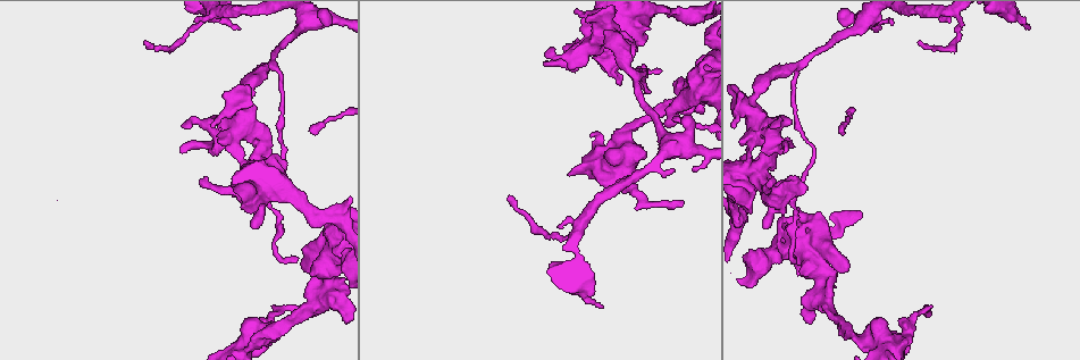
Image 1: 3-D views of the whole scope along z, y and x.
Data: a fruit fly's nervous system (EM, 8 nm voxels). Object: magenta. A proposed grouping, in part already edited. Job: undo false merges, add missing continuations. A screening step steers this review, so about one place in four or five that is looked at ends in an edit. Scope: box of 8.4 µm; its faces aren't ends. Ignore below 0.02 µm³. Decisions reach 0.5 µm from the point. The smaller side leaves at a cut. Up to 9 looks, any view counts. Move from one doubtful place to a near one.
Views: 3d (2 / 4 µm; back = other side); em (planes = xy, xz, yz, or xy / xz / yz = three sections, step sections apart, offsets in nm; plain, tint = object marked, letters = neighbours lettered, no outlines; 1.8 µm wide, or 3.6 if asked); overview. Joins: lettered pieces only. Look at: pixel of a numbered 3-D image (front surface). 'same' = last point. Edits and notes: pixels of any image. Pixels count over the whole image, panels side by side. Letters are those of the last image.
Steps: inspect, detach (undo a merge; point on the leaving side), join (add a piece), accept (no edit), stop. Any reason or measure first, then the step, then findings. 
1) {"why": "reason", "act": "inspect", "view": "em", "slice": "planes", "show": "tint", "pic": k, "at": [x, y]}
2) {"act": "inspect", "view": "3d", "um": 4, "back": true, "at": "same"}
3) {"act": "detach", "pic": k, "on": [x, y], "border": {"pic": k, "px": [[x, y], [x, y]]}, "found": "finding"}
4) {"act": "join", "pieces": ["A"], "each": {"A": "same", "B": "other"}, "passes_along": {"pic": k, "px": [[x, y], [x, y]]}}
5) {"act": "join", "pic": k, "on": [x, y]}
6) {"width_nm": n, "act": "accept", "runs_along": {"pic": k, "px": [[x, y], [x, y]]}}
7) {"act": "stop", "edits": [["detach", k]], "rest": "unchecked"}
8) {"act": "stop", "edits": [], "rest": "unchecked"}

{"act": "inspect", "view": "em", "slice": "planes", "show": "plain", "pic": 1, "at": [331, 251]}

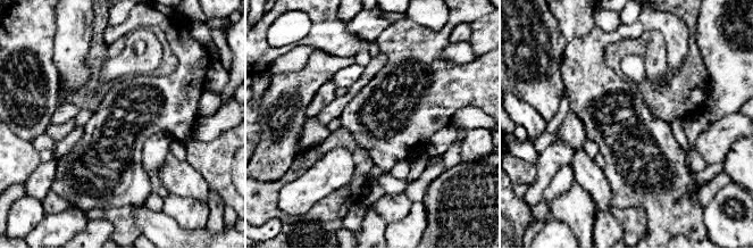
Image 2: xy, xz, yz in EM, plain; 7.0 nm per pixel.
{"why": "what lies round it", "act": "inspect", "view": "em", "slice": "planes", "show": "letters", "at": "same"}

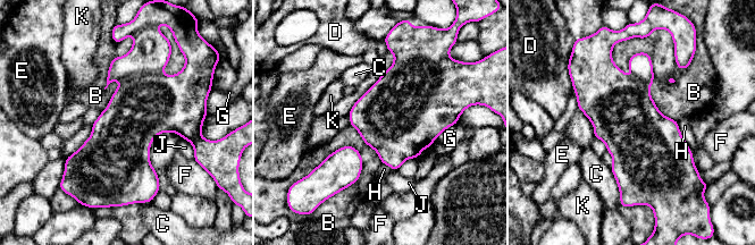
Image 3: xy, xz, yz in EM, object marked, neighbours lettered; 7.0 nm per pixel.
{"act": "accept", "each": {"B": "other", "C": "other", "D": "other", "E": "other", "F": "other", "G": "other", "H": "other", "J": "other", "K": "other"}, "border": {"pic": 3, "px": [[132, 44], [101, 112]]}, "found": "one neuron here"}

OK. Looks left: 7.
{"why": "arms run side by side", "act": "inspect", "view": "em", "slice": "planes", "show": "plain", "pic": 1, "at": [258, 338]}

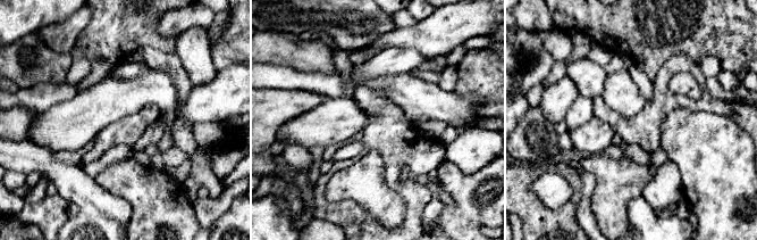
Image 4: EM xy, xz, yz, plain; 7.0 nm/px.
{"why": "see the neighbours", "act": "inspect", "view": "em", "slice": "planes", "show": "letters", "at": "same"}

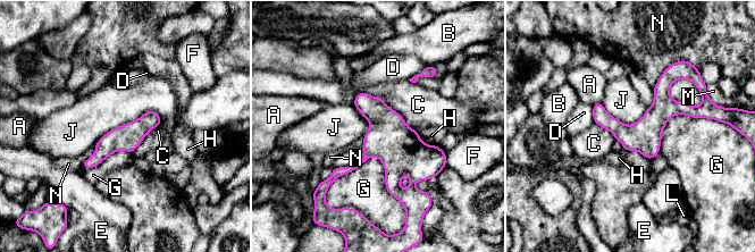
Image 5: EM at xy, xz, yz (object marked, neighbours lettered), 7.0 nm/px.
{"width_nm": 190, "longest_contact_nm": ["G", 550], "act": "accept", "each": {"A": "other", "B": "other", "C": "other", "D": "other", "E": "other", "F": "other", "G": "other", "H": "other", "J": "other", "L": "other", "M": "other", "N": "other"}, "found": "all the same neuron"}

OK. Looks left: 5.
{"act": "inspect", "view": "em", "slice": "xy", "step": 16, "show": "tint", "pic": 1, "at": [255, 141]}

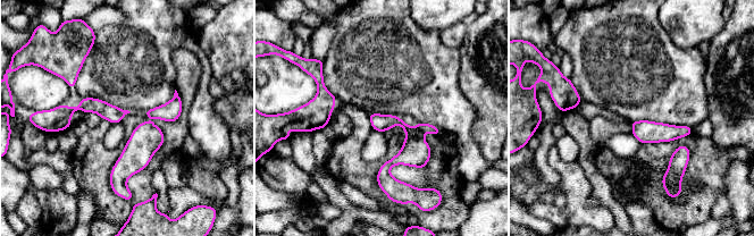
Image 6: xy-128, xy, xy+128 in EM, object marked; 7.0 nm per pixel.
{"act": "inspect", "view": "em", "slice": "planes", "show": "letters", "at": "same"}

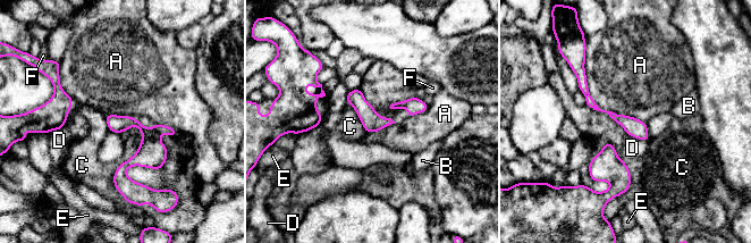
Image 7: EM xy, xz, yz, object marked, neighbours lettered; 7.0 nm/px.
{"width_nm": 130, "act": "accept", "each": {"A": "other", "B": "other", "C": "other", "D": "other", "E": "other", "F": "other"}, "runs_along": {"pic": 7, "px": [[581, 69], [589, 100], [646, 136]]}, "found": "one neuron here"}

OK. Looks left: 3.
{"why": "branch point", "act": "inspect", "view": "em", "slice": "planes", "show": "plain", "pic": 1, "at": [273, 63]}

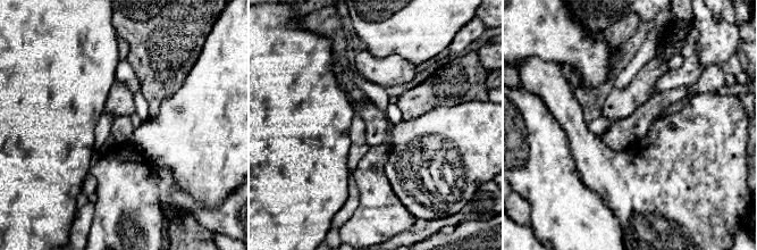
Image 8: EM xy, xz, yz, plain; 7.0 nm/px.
{"act": "inspect", "view": "em", "slice": "planes", "show": "tint", "at": "same"}

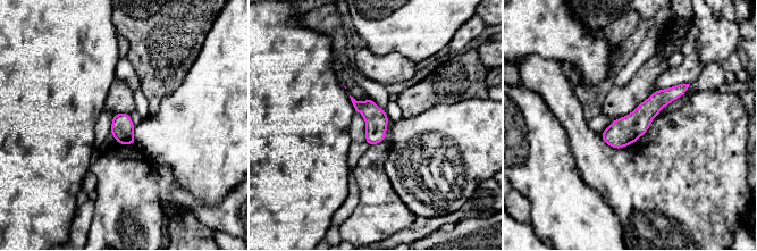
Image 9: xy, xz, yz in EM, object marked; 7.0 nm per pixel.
{"act": "inspect", "view": "em", "slice": "planes", "show": "letters", "at": "same"}

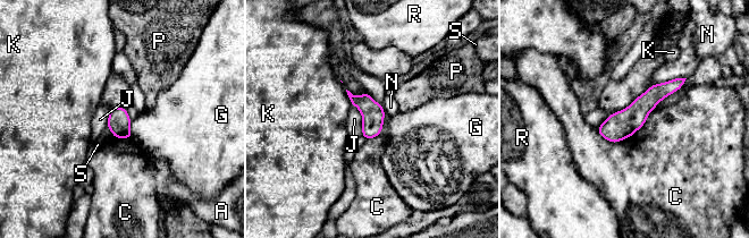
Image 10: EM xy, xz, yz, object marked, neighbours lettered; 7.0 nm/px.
{"width_nm": 160, "act": "accept", "each": {"A": "other", "C": "other", "G": "other", "J": "other", "K": "other", "N": "other", "P": "other", "R": "other", "S": "other"}, "border": {"pic": 10, "px": [[352, 104], [361, 115], [362, 134]]}, "found": "one neuron here"}

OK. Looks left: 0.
{"act": "stop", "edits": [], "rest": "unchecked"}

